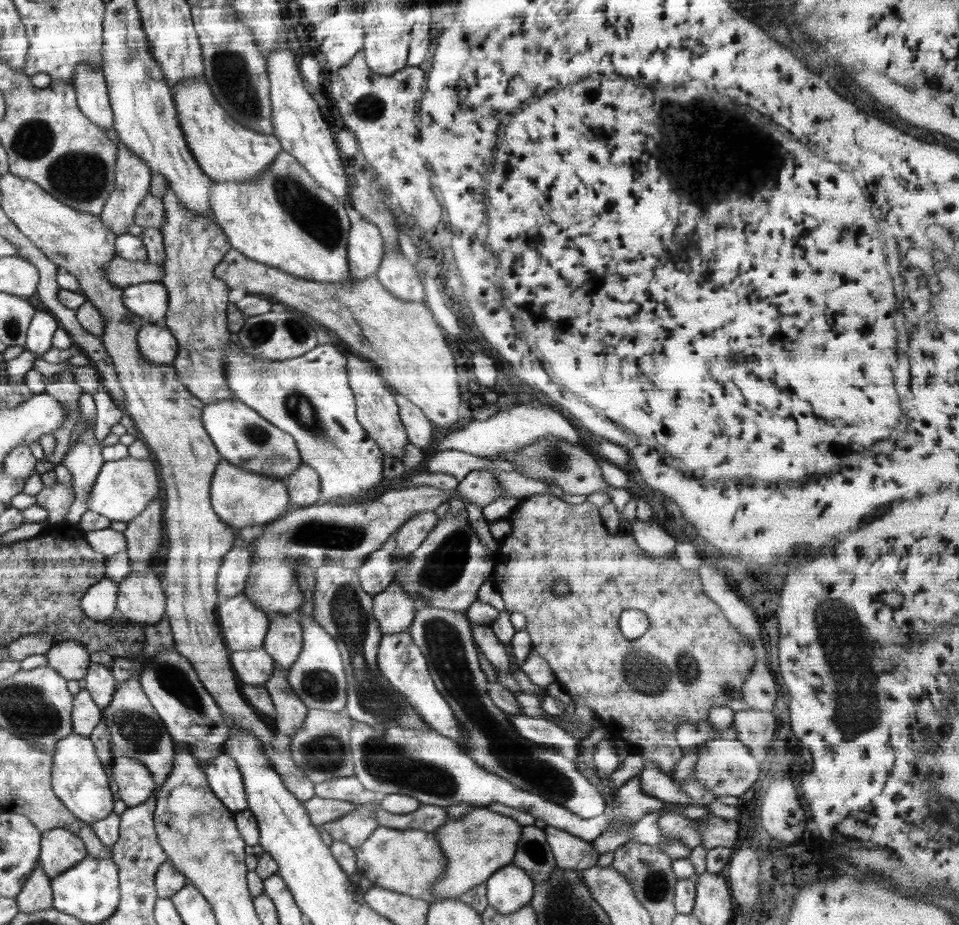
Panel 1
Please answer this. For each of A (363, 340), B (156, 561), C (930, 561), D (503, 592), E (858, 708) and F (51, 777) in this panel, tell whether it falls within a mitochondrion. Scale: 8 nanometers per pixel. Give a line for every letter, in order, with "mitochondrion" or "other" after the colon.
A: other
B: other
C: other
D: other
E: mitochondrion
F: other

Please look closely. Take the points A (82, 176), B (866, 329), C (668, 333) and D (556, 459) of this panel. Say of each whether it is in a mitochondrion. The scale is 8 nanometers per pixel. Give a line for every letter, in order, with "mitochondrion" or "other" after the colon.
A: mitochondrion
B: other
C: other
D: mitochondrion

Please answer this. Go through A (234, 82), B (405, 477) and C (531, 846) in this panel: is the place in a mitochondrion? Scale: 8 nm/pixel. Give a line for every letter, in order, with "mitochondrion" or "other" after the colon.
A: mitochondrion
B: other
C: mitochondrion

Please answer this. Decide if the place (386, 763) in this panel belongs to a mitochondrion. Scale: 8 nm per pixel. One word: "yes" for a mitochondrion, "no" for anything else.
yes

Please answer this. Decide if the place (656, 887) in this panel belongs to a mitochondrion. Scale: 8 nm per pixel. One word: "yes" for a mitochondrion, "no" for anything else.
yes

